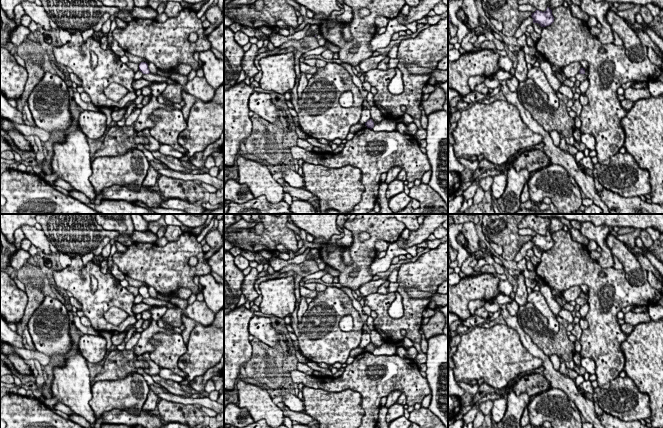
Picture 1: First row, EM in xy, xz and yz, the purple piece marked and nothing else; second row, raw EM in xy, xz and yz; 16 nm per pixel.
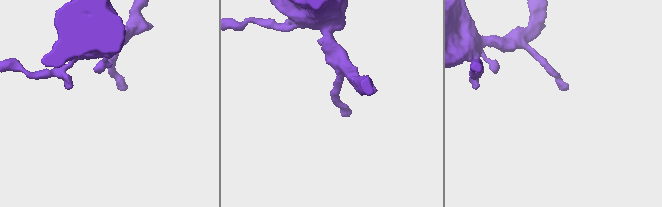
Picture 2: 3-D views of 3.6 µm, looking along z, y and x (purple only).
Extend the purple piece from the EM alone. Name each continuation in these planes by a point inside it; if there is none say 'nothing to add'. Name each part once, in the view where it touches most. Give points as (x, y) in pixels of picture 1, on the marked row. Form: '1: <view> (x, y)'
nothing to add

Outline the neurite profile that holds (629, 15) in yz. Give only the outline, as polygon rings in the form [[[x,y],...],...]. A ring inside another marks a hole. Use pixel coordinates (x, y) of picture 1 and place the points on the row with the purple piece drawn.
[[[635,5],[633,8],[628,10],[617,11],[619,17],[623,18],[625,21],[633,25],[636,21],[636,14],[640,13],[641,5]]]

